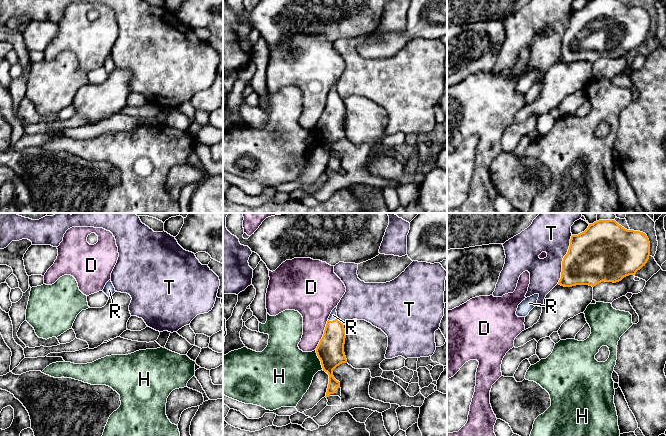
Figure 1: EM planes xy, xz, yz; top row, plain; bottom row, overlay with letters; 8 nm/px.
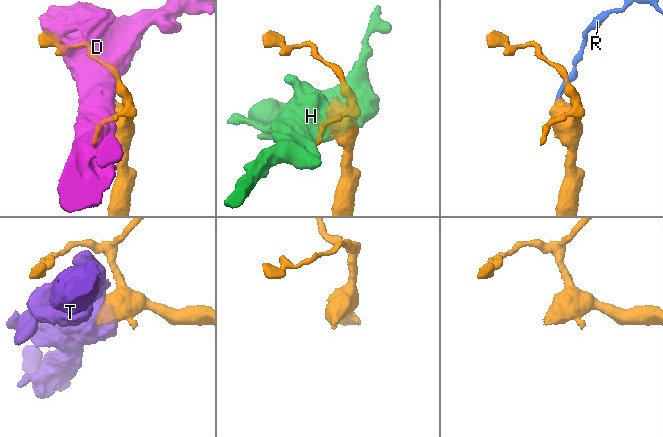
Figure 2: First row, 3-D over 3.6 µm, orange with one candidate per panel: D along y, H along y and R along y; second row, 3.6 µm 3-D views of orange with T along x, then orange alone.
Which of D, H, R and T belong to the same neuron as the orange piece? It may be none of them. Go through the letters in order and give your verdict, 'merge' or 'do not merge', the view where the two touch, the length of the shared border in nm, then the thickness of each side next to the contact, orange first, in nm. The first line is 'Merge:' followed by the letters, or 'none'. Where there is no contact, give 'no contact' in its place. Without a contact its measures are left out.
Merge: R
D: do not merge | xz | 260 nm | 220/280 nm
H: do not merge | xz | 170 nm | 220/360 nm
R: merge | xz | 80 nm | 220/60 nm
T: do not merge | yz | 420 nm | 420/260 nm

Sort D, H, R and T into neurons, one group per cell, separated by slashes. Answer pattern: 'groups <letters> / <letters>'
groups D / H / R / T

